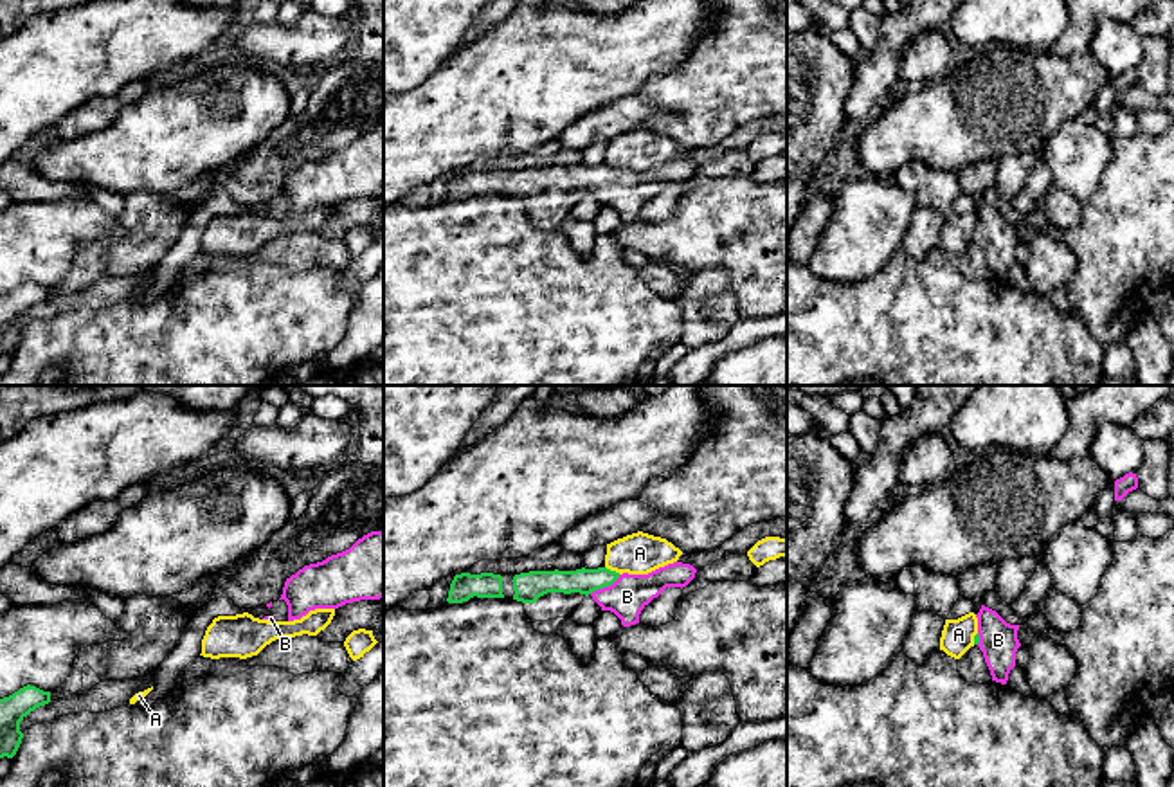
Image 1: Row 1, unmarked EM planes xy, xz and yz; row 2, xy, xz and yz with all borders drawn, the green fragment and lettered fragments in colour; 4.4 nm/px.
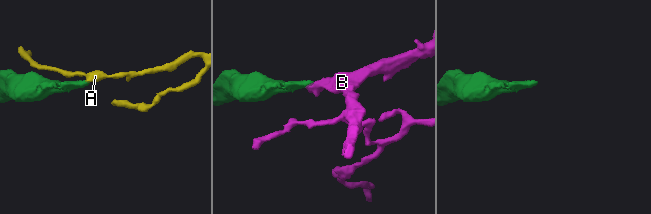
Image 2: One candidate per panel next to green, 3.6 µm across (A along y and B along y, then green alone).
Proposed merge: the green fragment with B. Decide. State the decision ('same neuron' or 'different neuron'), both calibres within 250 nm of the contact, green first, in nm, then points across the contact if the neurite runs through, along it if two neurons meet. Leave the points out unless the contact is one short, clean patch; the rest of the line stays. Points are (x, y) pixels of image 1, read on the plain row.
same neuron; 110 nm thick on the green side, 180 nm on the other; runs through xz (582, 177), (604, 182), (627, 193)

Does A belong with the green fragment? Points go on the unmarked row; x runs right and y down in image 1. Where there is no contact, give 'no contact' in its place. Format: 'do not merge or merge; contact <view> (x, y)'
do not merge; contact xz (613, 168)

